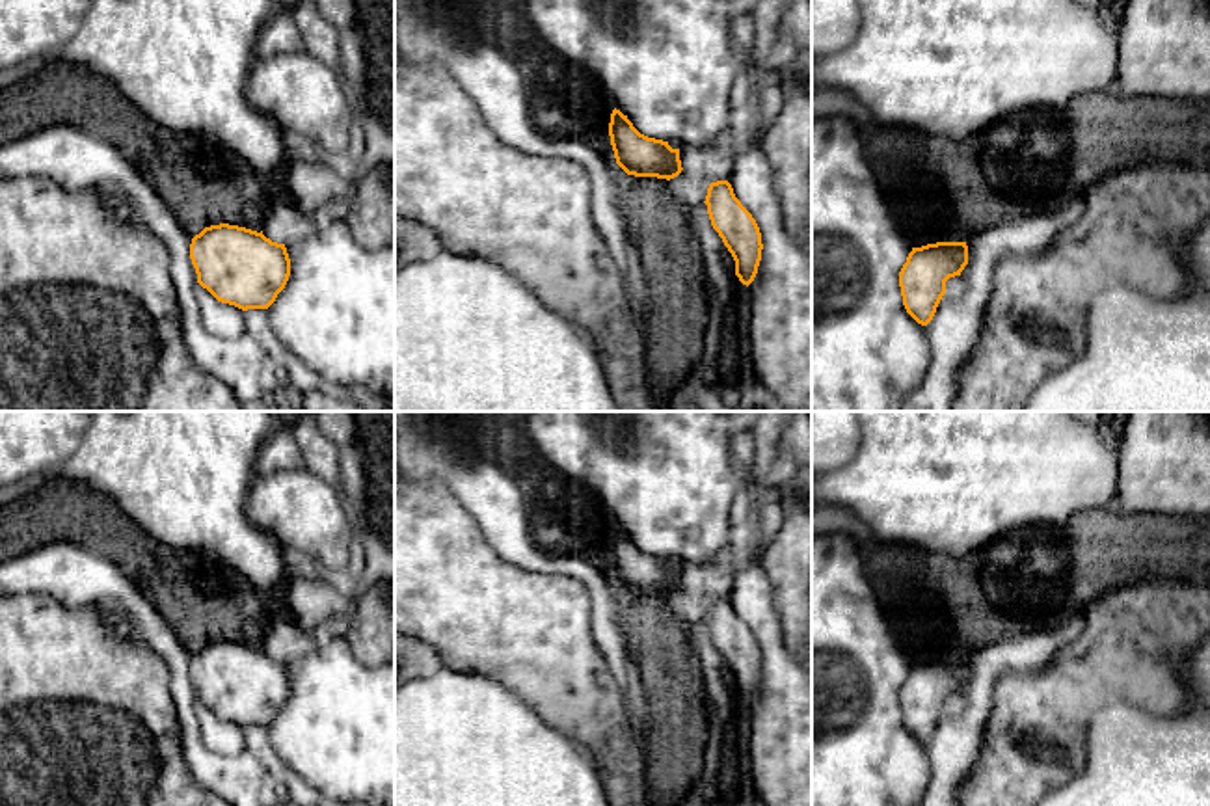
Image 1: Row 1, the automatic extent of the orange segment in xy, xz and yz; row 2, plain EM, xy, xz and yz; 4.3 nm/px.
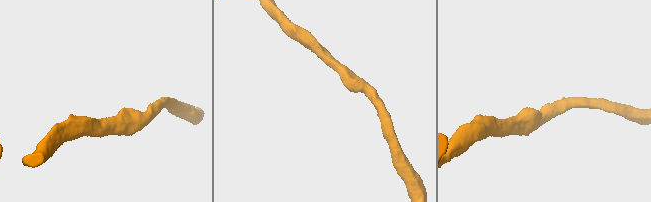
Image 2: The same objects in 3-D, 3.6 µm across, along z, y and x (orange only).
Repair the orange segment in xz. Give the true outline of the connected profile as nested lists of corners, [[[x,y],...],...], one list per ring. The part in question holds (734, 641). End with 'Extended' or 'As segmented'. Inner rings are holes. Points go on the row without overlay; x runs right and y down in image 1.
[[[728,598],[711,599],[706,618],[713,646],[735,678],[735,692],[750,702],[761,678],[761,650],[752,631],[735,614]]]. As segmented

